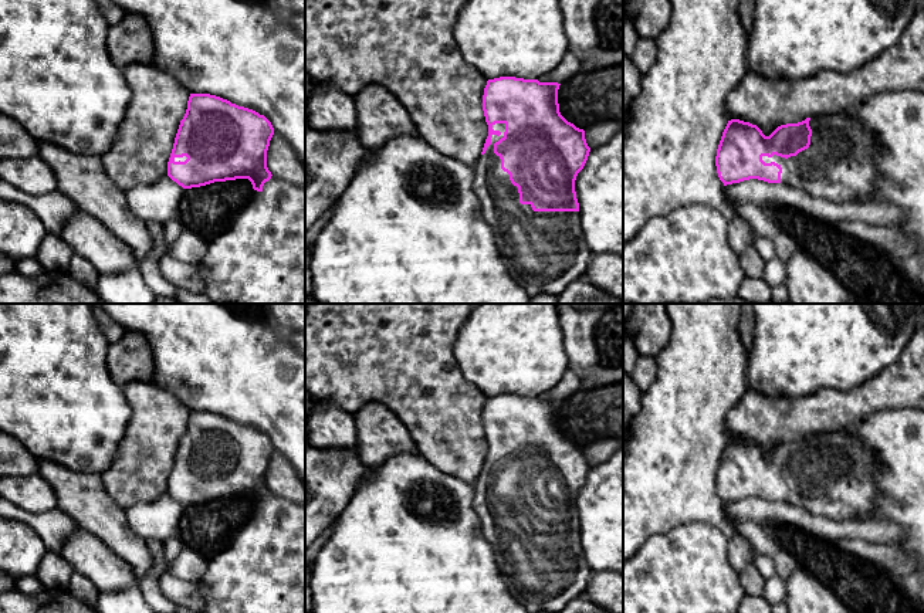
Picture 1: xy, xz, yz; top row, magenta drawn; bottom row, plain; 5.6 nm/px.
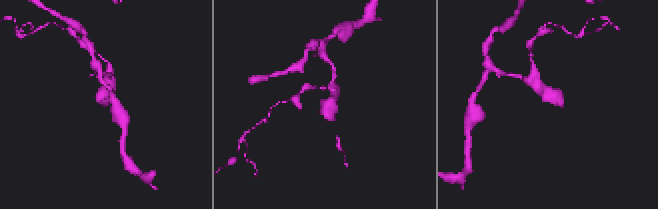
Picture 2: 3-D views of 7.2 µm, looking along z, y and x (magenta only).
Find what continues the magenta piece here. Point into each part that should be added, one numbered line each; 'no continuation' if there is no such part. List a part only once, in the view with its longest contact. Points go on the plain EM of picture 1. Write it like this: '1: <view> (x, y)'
1: xz (544, 569)

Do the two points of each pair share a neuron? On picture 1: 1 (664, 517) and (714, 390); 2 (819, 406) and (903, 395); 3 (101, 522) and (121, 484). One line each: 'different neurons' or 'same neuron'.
1: same neuron
2: same neuron
3: different neurons

